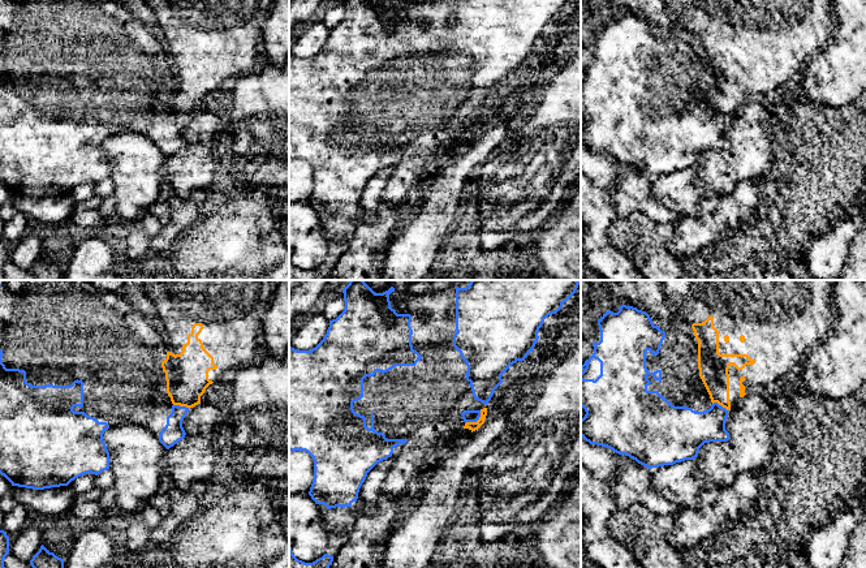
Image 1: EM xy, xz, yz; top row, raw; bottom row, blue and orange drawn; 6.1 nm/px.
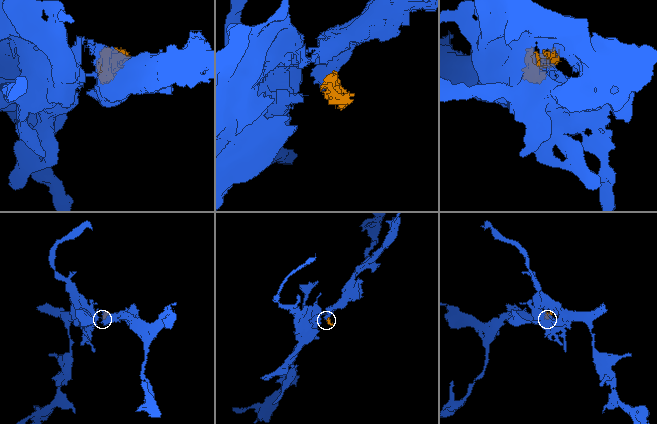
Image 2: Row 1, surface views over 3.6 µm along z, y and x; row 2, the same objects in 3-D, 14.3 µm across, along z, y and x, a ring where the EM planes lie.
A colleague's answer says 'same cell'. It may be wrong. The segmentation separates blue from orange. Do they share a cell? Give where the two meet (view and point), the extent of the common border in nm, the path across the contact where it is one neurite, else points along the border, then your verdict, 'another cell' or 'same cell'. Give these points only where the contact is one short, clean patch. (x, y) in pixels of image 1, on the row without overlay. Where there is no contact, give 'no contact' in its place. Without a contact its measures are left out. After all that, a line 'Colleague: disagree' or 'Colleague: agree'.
contact xz (475, 129); length 130 nm; border xz (481, 119), (481, 124), (475, 129), (465, 132); another cell
Colleague: disagree

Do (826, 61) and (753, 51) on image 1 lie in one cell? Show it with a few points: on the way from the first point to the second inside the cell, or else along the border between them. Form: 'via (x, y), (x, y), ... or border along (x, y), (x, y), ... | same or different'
border along (830, 37), (828, 42), (806, 61) | different

